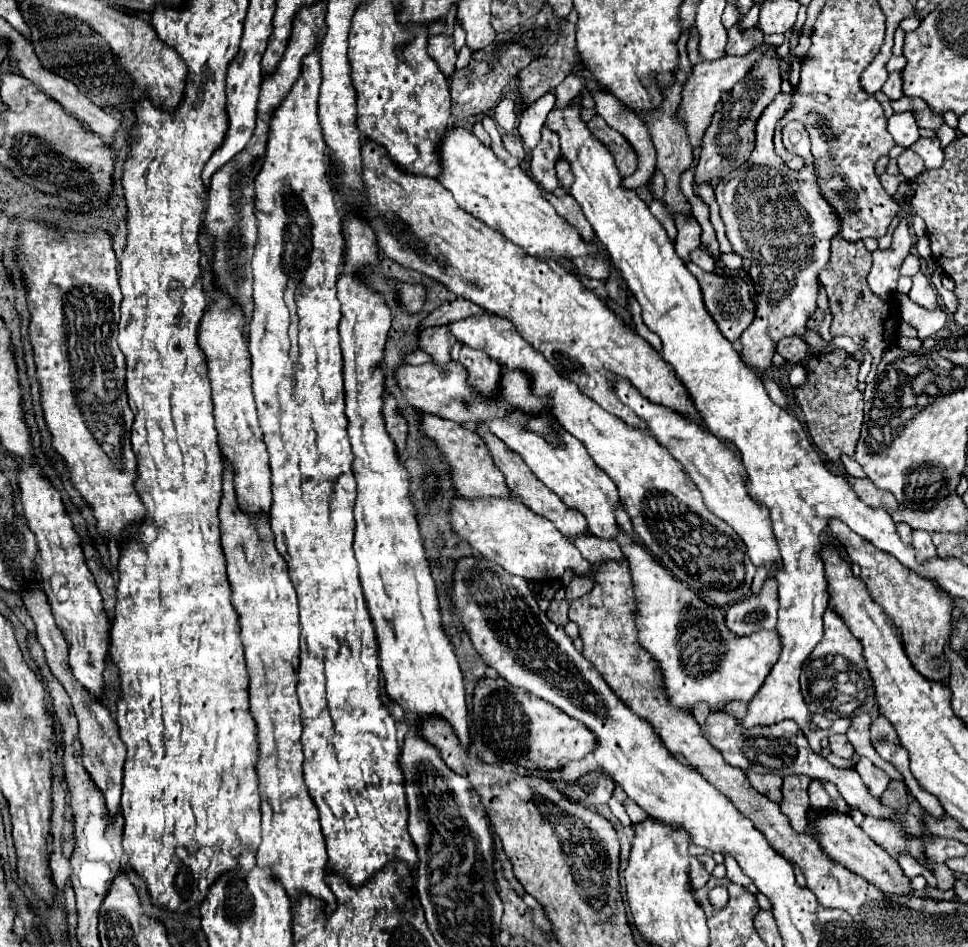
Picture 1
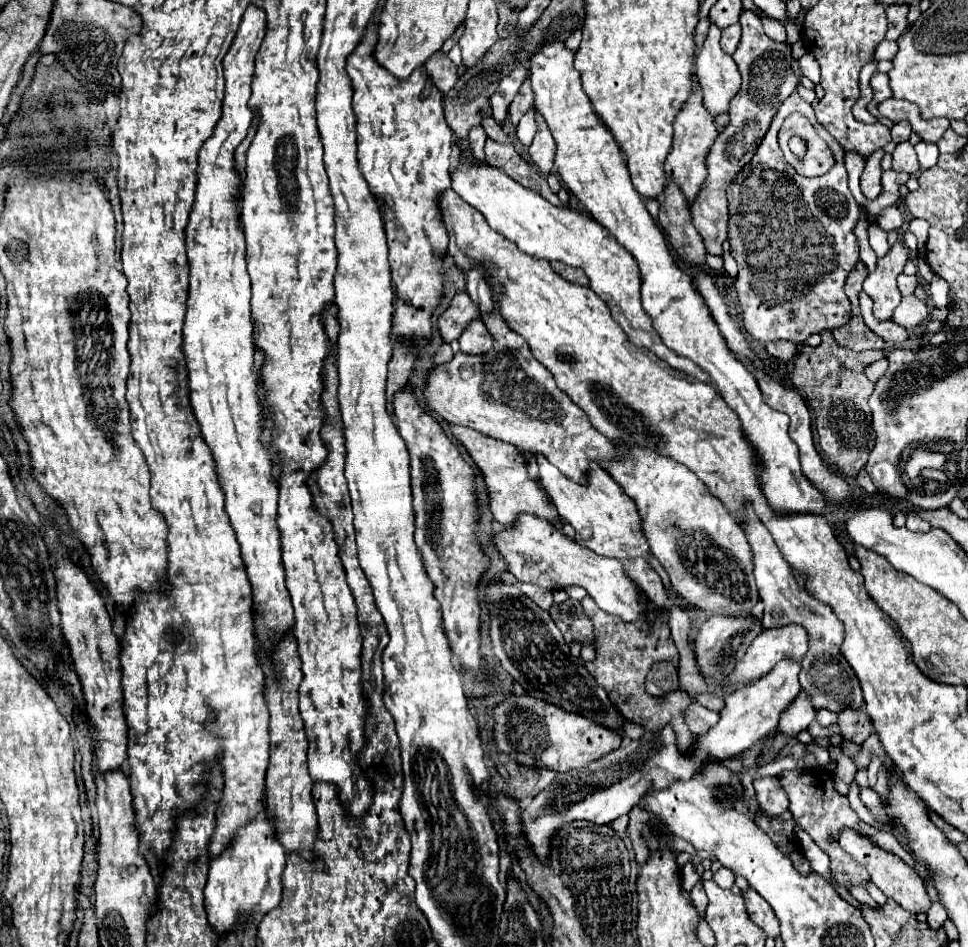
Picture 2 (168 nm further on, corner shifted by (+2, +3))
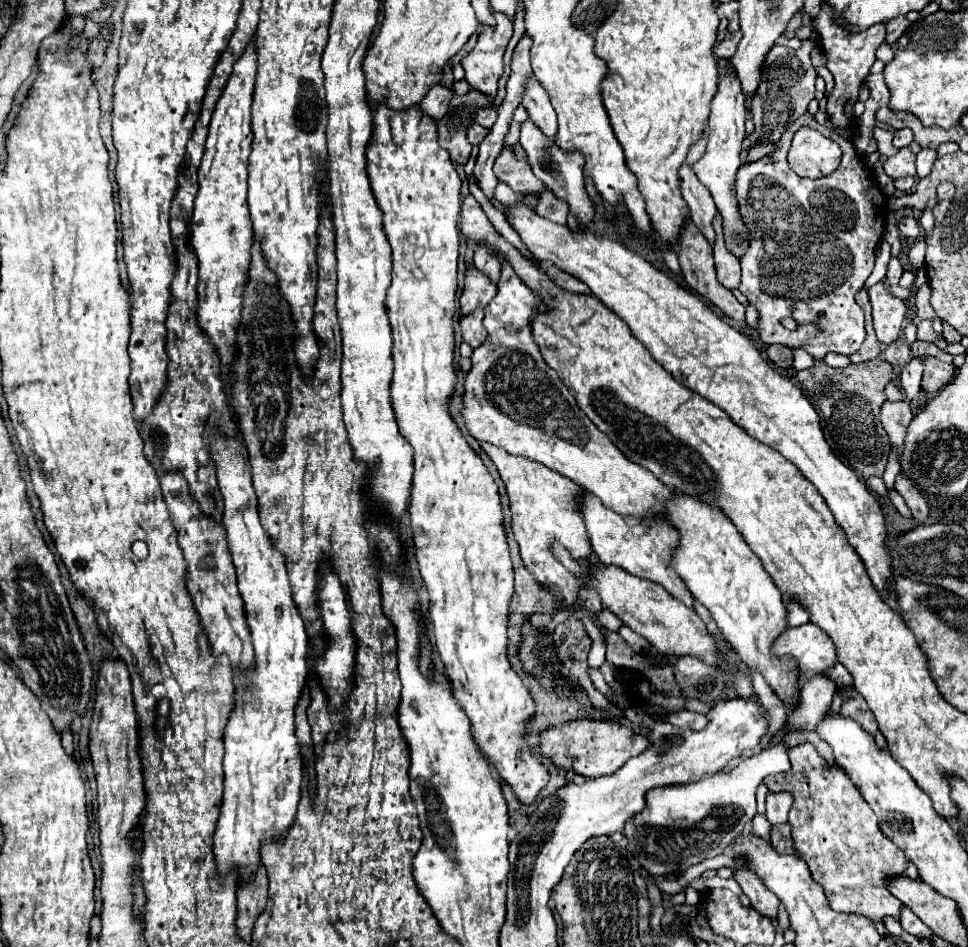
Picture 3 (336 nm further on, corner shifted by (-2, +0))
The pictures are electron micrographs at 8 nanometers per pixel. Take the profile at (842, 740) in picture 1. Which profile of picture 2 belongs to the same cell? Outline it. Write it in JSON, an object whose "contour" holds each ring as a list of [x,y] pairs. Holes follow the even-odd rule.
{"contour":[[[844,709],[838,715],[838,727],[840,727],[840,737],[844,743],[860,745],[872,733],[872,721],[864,711]]]}

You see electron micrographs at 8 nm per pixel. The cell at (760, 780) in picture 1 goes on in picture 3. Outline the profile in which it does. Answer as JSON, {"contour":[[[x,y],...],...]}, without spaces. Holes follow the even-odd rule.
{"contour":[[[768,792],[766,796],[766,818],[768,822],[774,824],[784,824],[788,818],[788,810],[792,806],[792,796],[788,796],[788,792]]]}

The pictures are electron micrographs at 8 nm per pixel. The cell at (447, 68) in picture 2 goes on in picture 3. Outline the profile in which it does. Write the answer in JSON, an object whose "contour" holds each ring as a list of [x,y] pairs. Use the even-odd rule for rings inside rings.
{"contour":[[[436,84],[436,86],[426,94],[426,98],[424,98],[418,106],[420,106],[420,110],[422,110],[424,114],[432,116],[432,120],[438,122],[438,120],[442,120],[444,112],[448,110],[450,98],[452,98],[450,90],[444,88],[442,84]]]}

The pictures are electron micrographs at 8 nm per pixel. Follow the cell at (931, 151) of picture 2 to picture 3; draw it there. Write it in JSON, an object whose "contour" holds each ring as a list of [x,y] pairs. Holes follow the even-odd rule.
{"contour":[[[920,150],[918,156],[916,156],[916,176],[918,178],[924,178],[930,174],[932,170],[932,164],[936,160],[936,150]]]}

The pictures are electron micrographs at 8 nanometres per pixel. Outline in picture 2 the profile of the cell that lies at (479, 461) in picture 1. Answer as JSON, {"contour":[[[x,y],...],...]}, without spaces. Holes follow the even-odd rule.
{"contour":[[[450,425],[450,431],[466,447],[472,461],[480,469],[484,483],[488,487],[488,497],[490,497],[488,507],[498,523],[510,525],[518,513],[532,513],[532,515],[538,515],[552,523],[558,521],[558,513],[556,513],[554,505],[544,495],[544,489],[534,479],[528,477],[524,457],[516,451],[516,447],[512,447],[510,443],[504,443],[500,439],[484,437],[484,433],[478,433],[474,429],[460,427],[460,425]]]}

